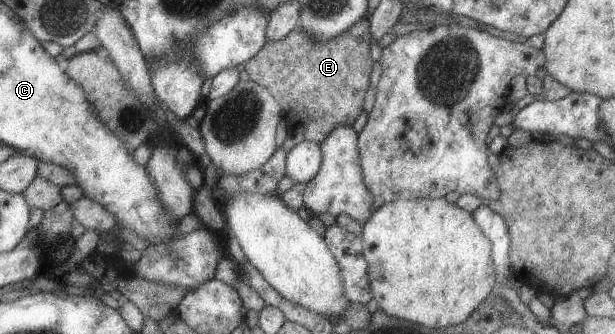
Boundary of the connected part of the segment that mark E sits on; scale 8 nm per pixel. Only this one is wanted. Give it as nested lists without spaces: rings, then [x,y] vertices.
[[[366,18],[357,20],[343,34],[331,40],[313,40],[309,34],[296,27],[281,40],[266,40],[255,56],[244,63],[244,70],[249,75],[249,81],[264,87],[273,96],[288,133],[301,134],[307,141],[320,144],[335,126],[351,127],[362,111],[373,64],[369,56],[370,38],[370,23]]]

